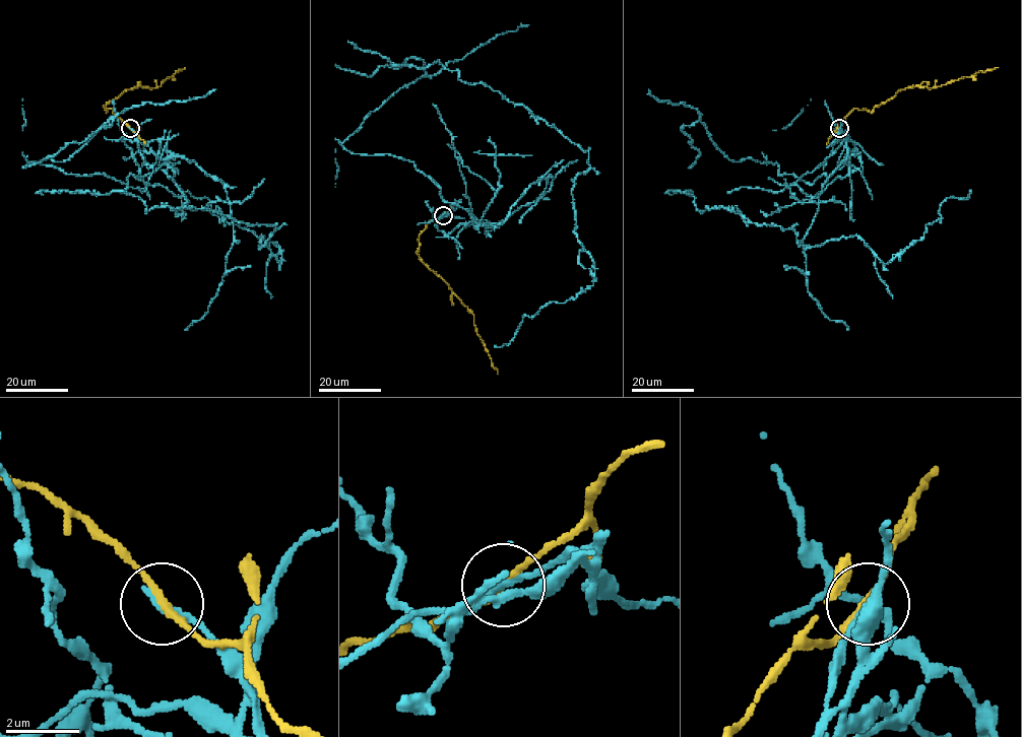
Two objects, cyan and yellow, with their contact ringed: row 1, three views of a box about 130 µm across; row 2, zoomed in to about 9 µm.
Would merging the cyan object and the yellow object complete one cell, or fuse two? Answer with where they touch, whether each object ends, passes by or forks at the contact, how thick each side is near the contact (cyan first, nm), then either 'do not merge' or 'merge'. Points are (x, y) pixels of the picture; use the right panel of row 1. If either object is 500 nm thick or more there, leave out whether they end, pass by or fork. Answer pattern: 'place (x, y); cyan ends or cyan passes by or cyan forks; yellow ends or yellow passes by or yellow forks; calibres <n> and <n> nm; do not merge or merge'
place (839, 128); cyan ends; yellow passes by; calibres 240 and 170 nm; do not merge

